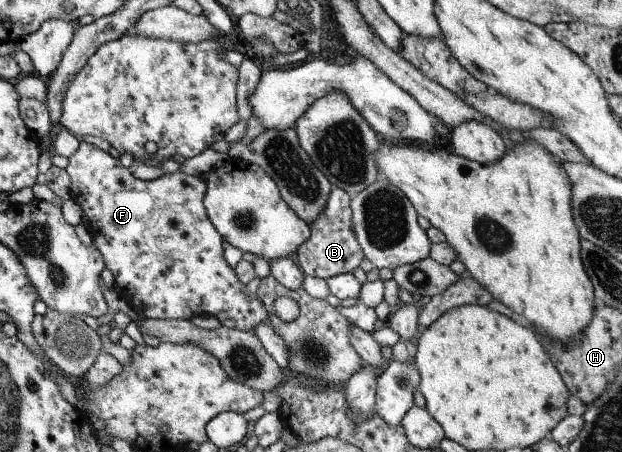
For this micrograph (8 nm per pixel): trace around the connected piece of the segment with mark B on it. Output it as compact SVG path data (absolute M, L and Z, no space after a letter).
M332 187L326 210L322 210L322 214L308 225L310 238L298 248L295 256L304 276L324 280L343 273L352 273L365 258L354 233L350 200L351 197L344 190Z

